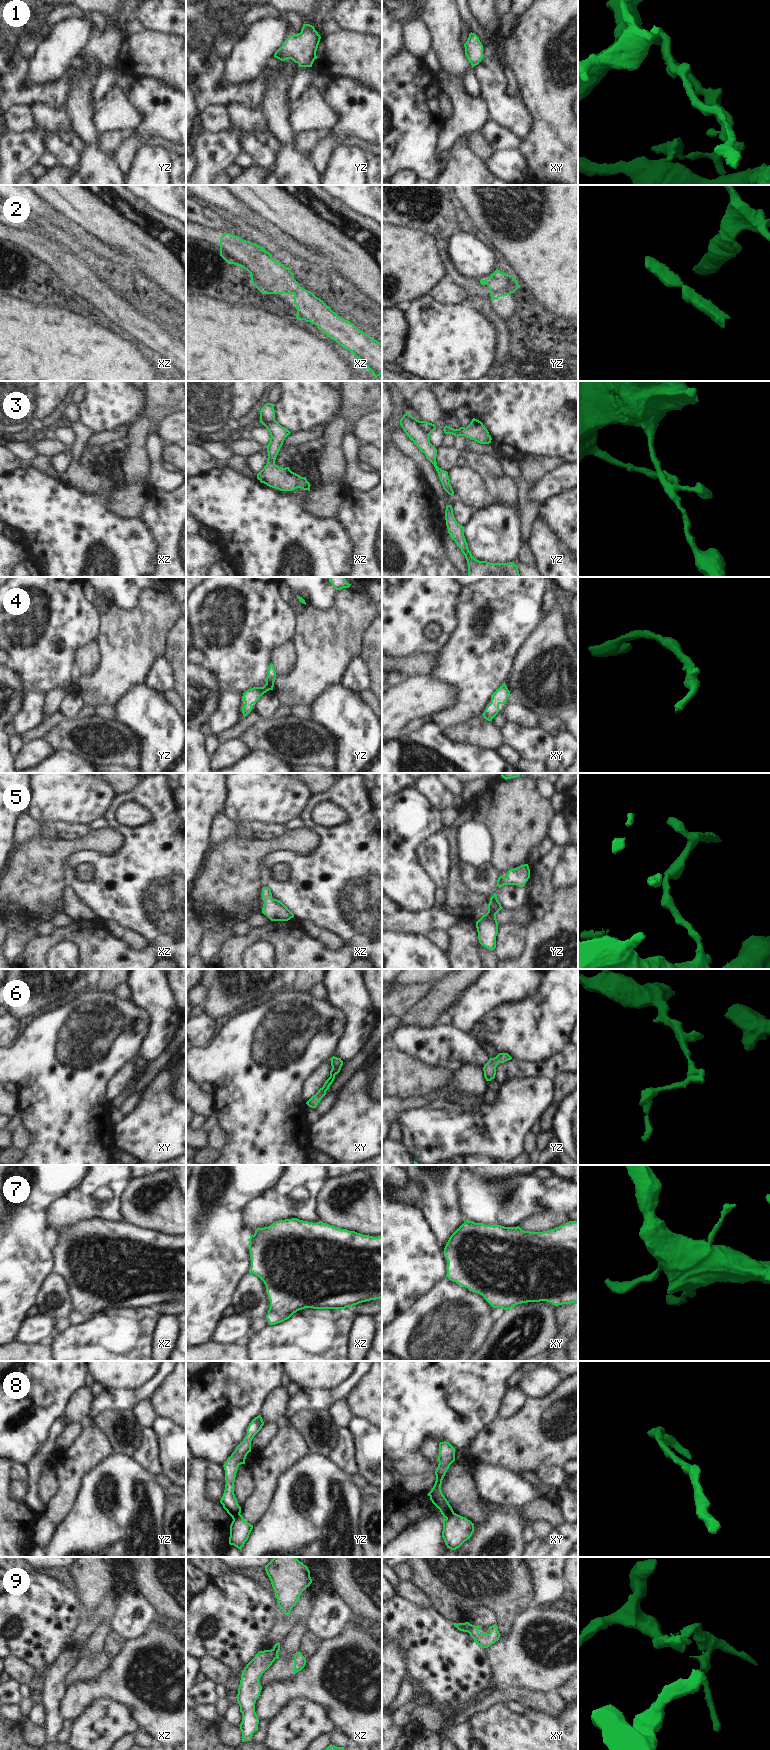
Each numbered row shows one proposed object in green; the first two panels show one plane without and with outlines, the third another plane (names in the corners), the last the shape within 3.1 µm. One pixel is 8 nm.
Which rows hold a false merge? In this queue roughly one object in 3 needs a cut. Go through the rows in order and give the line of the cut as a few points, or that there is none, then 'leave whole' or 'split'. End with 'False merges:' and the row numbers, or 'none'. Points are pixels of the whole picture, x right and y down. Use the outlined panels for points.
1: no cut; leave whole
2: no cut; leave whole
3: no cut; leave whole
4: no cut; leave whole
5: no cut; leave whole
6: no cut; leave whole
7: no cut; leave whole
8: cut in xy along (453, 1512), (446, 1518); split
9: cut in xz along (272, 1649), (275, 1658); split
False merges: 8, 9

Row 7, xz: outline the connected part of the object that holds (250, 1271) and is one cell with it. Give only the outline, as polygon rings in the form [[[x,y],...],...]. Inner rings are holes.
[[[292,1218],[276,1221],[268,1227],[257,1228],[248,1241],[251,1259],[249,1273],[253,1273],[264,1282],[270,1300],[270,1308],[266,1315],[269,1325],[281,1323],[305,1308],[345,1309],[382,1298],[382,1235],[373,1237],[322,1221],[313,1223]]]

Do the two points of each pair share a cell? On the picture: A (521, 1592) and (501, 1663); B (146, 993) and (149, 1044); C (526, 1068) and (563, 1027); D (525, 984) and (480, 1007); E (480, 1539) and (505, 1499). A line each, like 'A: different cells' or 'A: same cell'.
A: different cells
B: same cell
C: different cells
D: same cell
E: different cells

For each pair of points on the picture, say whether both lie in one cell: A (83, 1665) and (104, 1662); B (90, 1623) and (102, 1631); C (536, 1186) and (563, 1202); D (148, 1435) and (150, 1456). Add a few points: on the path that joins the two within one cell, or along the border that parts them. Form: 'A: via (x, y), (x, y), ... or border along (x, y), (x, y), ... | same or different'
A: via (88, 1665), (97, 1665), (99, 1663) | same
B: border along (109, 1621), (103, 1622), (84, 1642) | different
C: via (543, 1193), (556, 1195) | same
D: via (149, 1440), (149, 1451) | same

